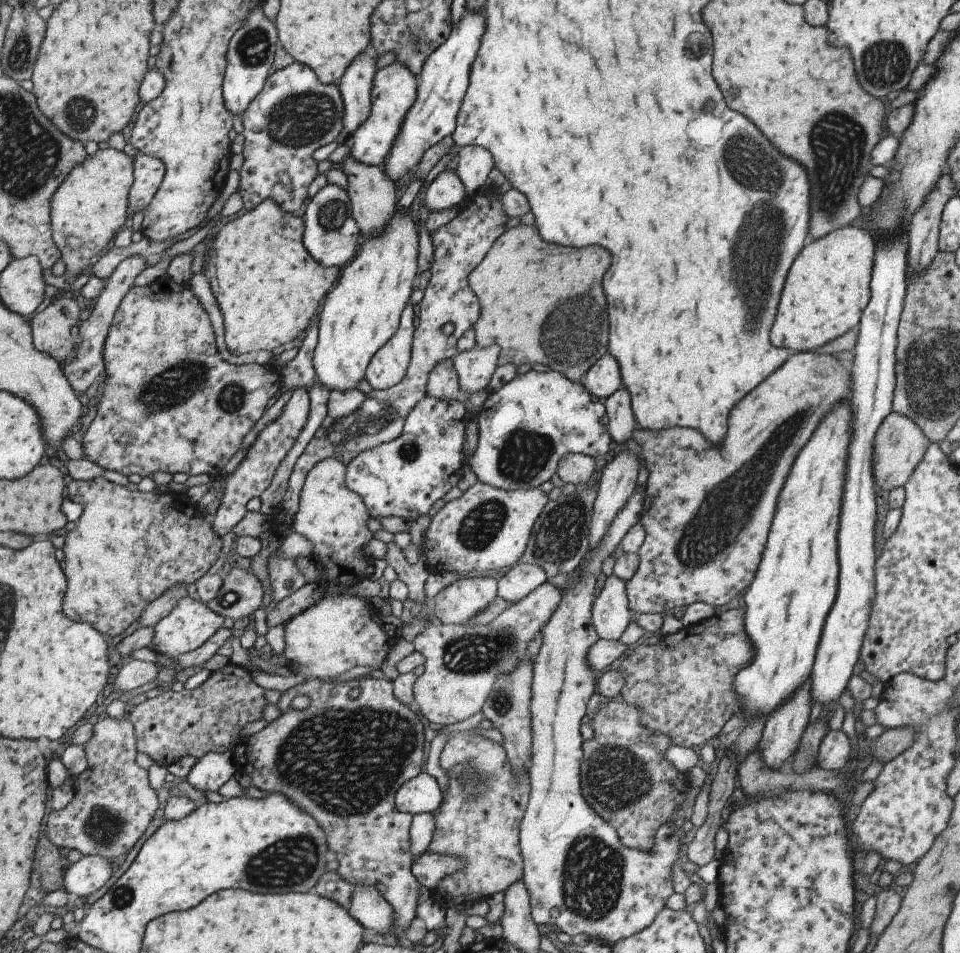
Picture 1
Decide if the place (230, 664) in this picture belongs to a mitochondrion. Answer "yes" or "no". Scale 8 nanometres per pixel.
no

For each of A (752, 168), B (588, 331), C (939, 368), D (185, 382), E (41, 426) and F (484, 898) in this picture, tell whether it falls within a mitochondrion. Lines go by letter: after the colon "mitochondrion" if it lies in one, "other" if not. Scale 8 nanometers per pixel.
A: mitochondrion
B: mitochondrion
C: mitochondrion
D: mitochondrion
E: other
F: other

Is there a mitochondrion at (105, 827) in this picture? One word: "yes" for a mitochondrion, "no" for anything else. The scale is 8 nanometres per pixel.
yes

